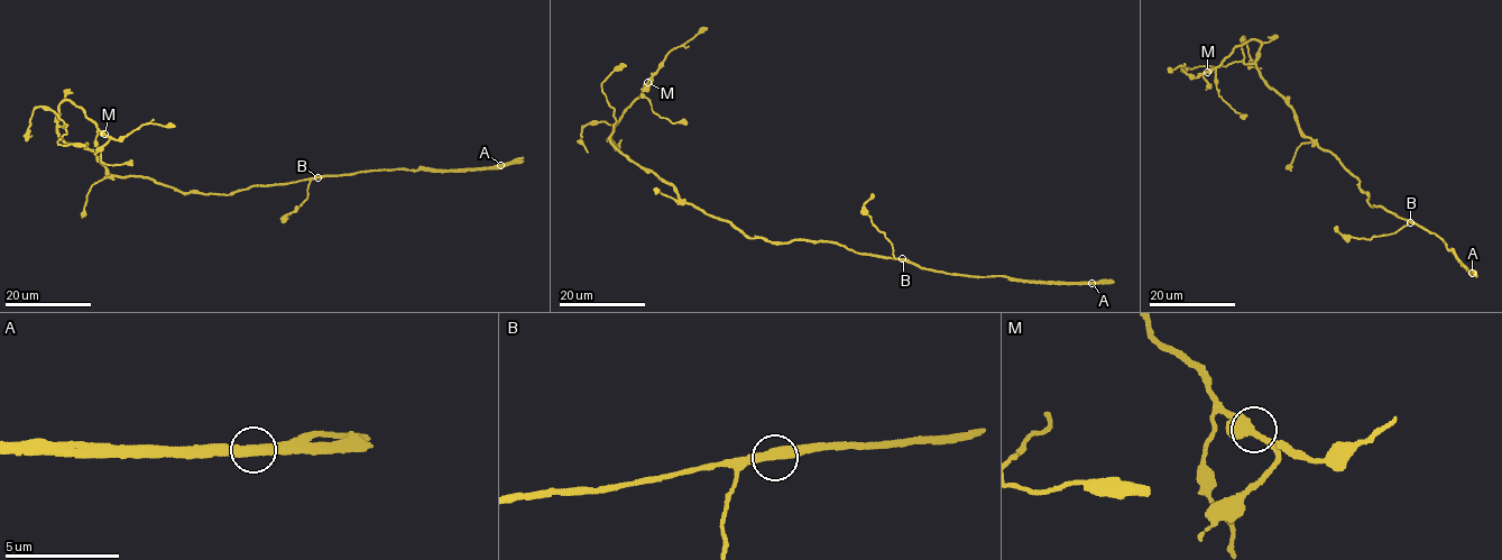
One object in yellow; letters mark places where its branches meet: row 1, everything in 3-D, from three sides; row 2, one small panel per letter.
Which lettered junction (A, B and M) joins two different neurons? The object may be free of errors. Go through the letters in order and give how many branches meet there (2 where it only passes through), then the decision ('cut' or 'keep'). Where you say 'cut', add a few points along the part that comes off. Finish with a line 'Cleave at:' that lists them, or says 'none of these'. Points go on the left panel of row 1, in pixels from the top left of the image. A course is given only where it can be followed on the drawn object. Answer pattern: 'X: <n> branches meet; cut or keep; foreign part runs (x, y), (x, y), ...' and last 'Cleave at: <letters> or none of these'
A: 2 branches meet; cut; foreign part runs (500, 165), (442, 170), (418, 168)
B: 2 branches meet; keep
M: 2 branches meet; keep
Cleave at: A

